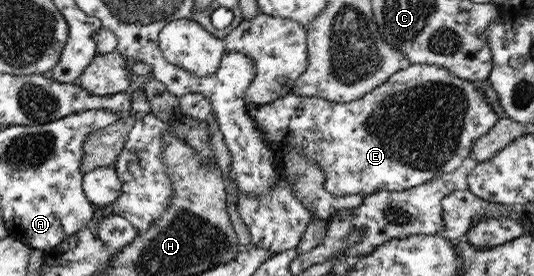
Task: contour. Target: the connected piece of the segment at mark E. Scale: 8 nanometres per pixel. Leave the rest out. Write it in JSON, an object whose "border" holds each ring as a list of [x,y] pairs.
{"border":[[[411,64],[409,68],[399,70],[387,82],[353,102],[333,103],[290,93],[265,106],[250,103],[246,111],[268,138],[268,148],[278,158],[289,148],[297,148],[314,164],[319,164],[325,173],[323,188],[335,198],[370,195],[379,189],[402,191],[448,177],[470,157],[475,141],[499,120],[488,98],[471,80],[455,77],[447,69],[429,64]]]}

